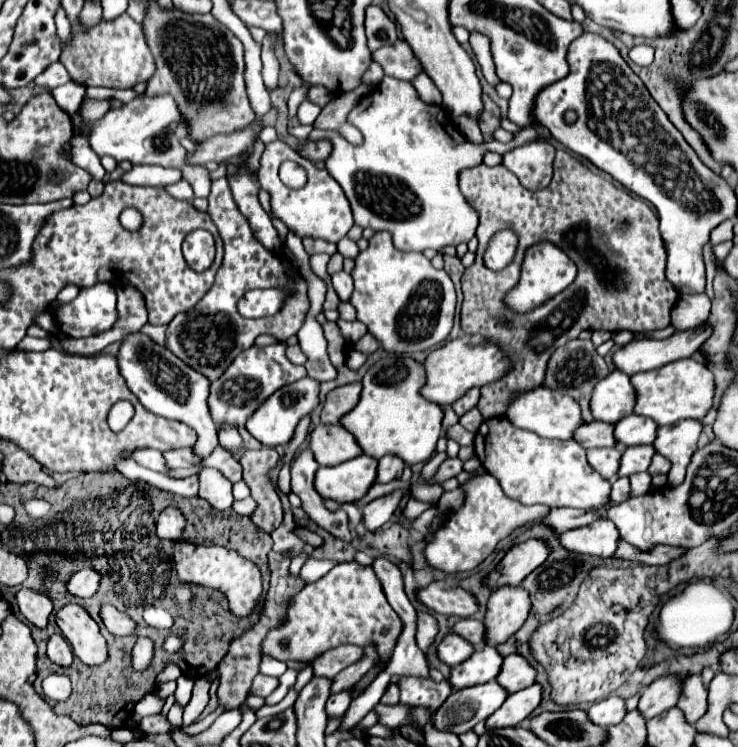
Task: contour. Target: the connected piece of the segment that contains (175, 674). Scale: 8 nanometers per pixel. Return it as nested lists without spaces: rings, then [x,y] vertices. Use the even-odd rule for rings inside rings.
[[[170,663],[160,675],[156,677],[156,683],[166,683],[166,681],[176,681],[178,677],[180,677],[182,673],[180,673],[180,669],[174,665],[174,663]]]

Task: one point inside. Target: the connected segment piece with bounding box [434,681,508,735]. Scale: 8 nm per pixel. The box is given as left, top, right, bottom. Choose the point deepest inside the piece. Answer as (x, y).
(465, 707)

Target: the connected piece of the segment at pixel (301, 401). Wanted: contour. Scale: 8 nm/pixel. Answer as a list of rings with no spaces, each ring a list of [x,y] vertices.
[[[304,377],[292,385],[276,391],[272,397],[268,397],[268,401],[264,401],[264,405],[260,405],[260,409],[246,421],[246,429],[262,445],[268,445],[268,447],[286,445],[292,439],[298,421],[302,417],[310,415],[318,407],[318,403],[320,403],[320,381]]]

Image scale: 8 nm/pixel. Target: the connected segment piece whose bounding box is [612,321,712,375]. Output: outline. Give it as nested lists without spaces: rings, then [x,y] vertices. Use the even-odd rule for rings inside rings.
[[[708,321],[694,329],[676,331],[668,339],[644,339],[644,341],[632,341],[626,347],[618,349],[614,353],[614,365],[628,373],[640,373],[640,371],[652,371],[662,365],[668,365],[676,359],[692,357],[702,343],[706,343],[712,335],[712,327]]]

